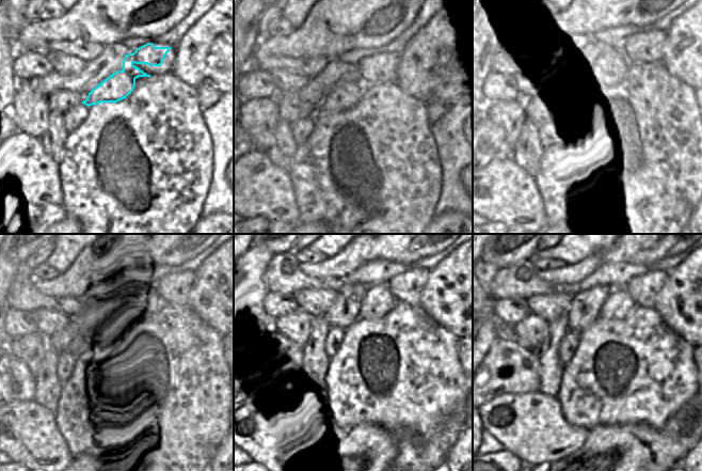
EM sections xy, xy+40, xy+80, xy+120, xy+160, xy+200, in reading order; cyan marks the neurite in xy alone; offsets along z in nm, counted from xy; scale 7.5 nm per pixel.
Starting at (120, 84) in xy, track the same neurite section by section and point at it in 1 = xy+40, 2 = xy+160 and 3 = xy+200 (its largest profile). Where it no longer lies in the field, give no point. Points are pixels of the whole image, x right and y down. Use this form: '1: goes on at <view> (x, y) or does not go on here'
1: goes on at xy+40 (380, 67)
2: goes on at xy+160 (378, 301)
3: goes on at xy+200 (619, 303)

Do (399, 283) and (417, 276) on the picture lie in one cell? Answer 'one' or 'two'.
one

